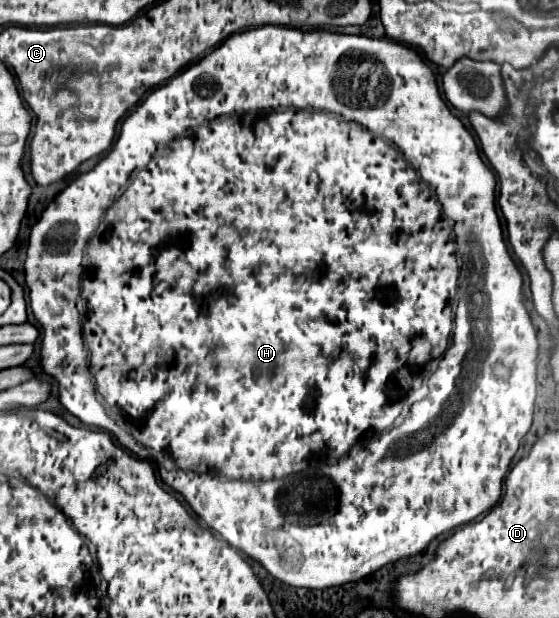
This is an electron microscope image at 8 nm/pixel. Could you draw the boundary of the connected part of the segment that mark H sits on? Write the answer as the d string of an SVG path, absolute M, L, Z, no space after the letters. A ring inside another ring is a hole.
M280 26L252 28L252 30L240 32L236 36L230 36L216 50L212 50L210 54L192 62L184 72L180 72L178 76L174 76L166 84L154 88L146 96L146 100L124 120L124 124L120 128L120 136L118 136L116 144L112 146L112 150L90 172L80 174L68 188L64 188L50 202L50 206L44 210L42 218L34 224L34 228L30 232L32 242L28 246L28 258L24 264L24 272L26 272L26 284L30 288L30 306L32 306L34 318L38 320L38 324L42 328L40 356L42 356L44 372L56 378L56 382L60 386L60 402L70 414L80 418L86 426L96 426L96 428L110 432L112 436L118 438L120 446L124 446L126 450L130 450L138 458L154 460L158 466L160 478L166 486L180 492L194 513L202 518L214 532L218 532L236 550L258 560L274 578L282 580L288 586L320 588L320 590L340 586L346 582L356 582L356 580L380 570L386 564L392 564L400 558L420 554L436 536L440 536L440 534L444 534L444 532L448 532L460 524L468 524L474 518L478 518L480 514L488 512L498 502L498 498L502 494L502 482L504 482L504 476L510 468L510 462L512 462L512 458L520 446L520 440L528 434L528 430L532 426L534 398L536 398L538 340L536 340L536 328L534 328L534 324L532 324L532 320L524 308L524 302L522 302L522 276L520 276L514 260L510 258L508 248L506 248L504 238L502 238L502 228L500 228L500 220L498 220L496 204L494 204L494 190L496 190L496 178L488 170L488 166L482 162L472 134L464 128L460 118L452 116L450 108L446 106L446 102L442 100L442 96L438 92L434 72L424 64L424 60L420 58L420 54L414 48L404 46L404 44L394 42L394 40L374 40L374 38L366 38L366 36L348 36L348 34L334 34L334 32L302 32L296 28L280 28ZM78 296L86 304L86 310L82 310L82 312L78 312L78 308L76 308ZM404 308L416 308L416 322L414 324L408 324L408 326L404 324ZM430 360L436 360L434 372L425 373L424 367L420 372L421 379L416 380L418 385L425 385L425 388L408 386L412 385L412 374L408 368L410 366L424 366Z

